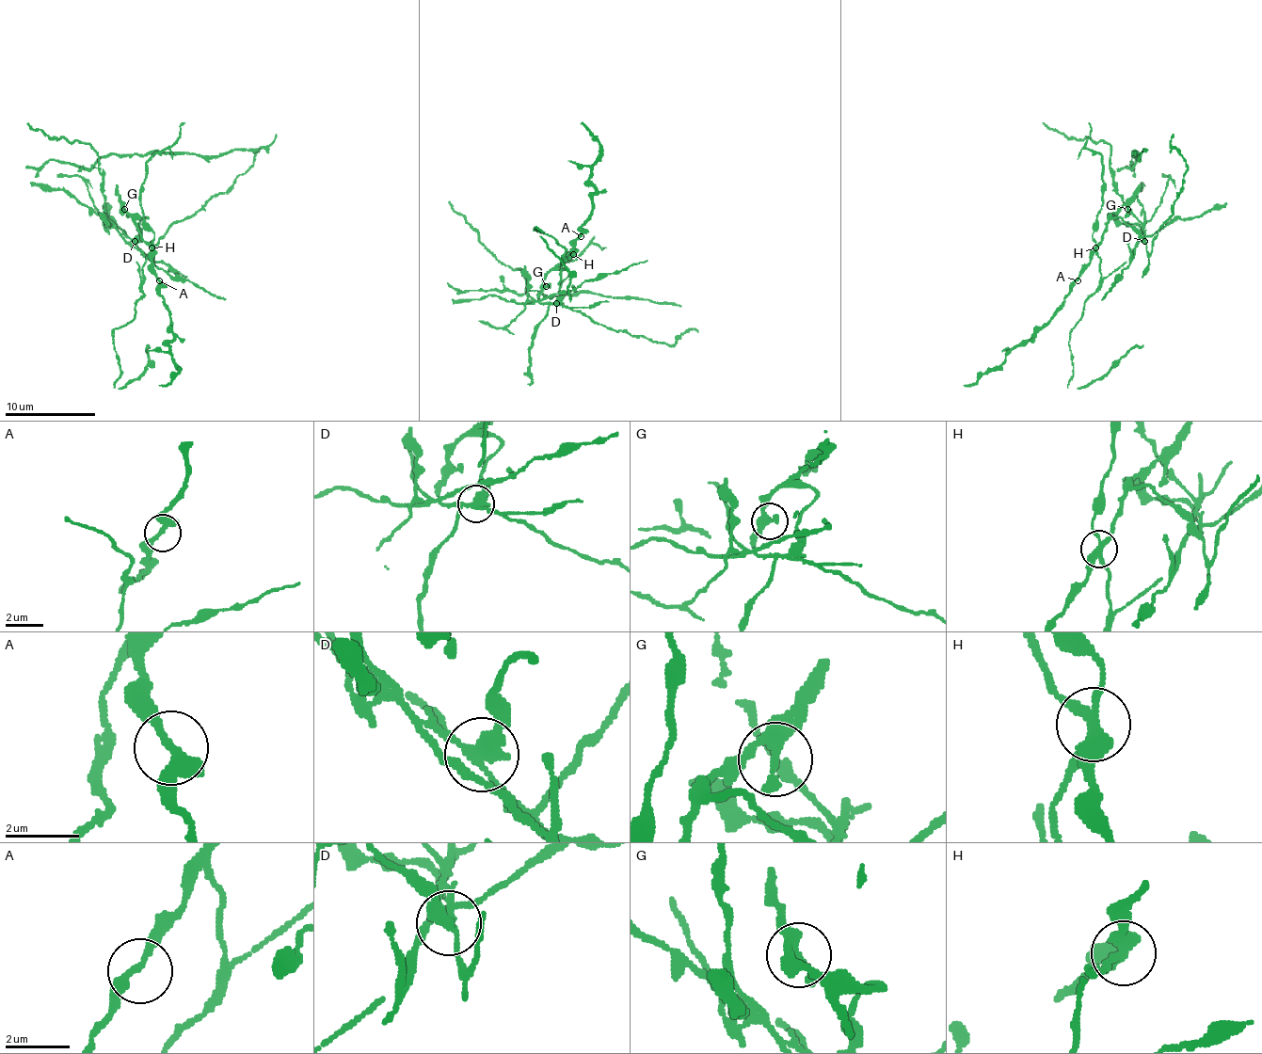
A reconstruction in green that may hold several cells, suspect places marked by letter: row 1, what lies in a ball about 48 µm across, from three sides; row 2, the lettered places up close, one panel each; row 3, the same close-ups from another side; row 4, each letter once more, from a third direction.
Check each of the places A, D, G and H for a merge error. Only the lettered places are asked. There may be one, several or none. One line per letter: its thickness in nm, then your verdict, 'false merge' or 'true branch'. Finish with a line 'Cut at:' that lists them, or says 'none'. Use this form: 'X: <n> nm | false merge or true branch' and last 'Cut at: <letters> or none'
A: 220 nm | true branch
D: 320 nm | false merge
G: 320 nm | true branch
H: 320 nm | false merge
Cut at: D, H

